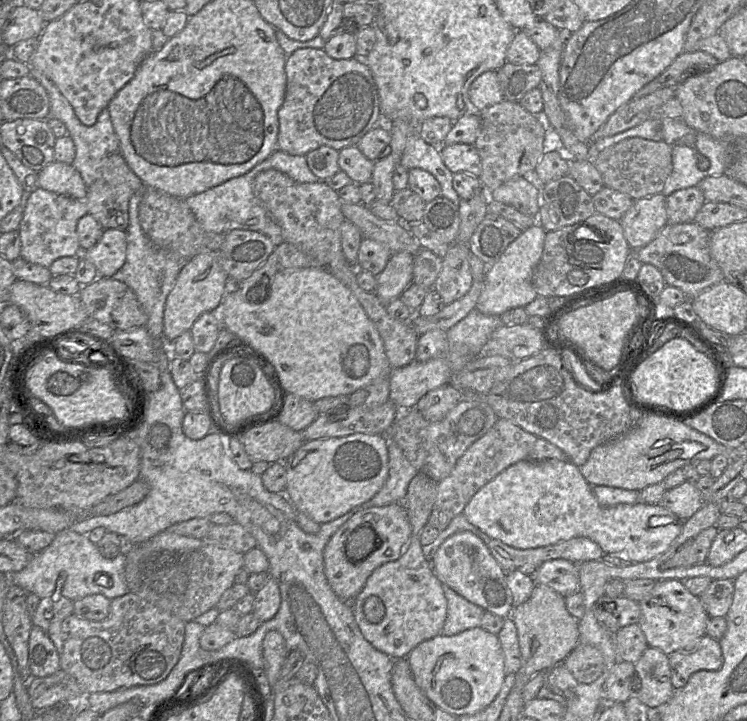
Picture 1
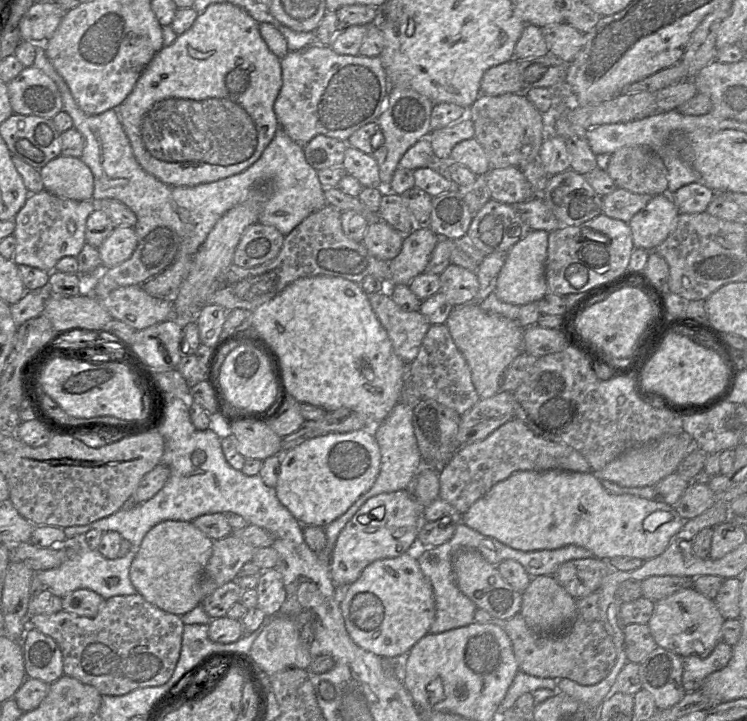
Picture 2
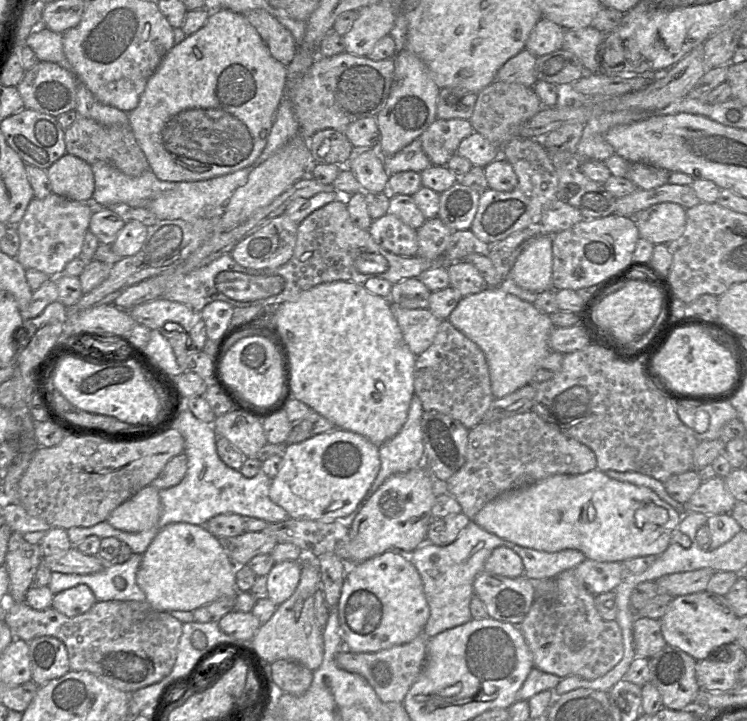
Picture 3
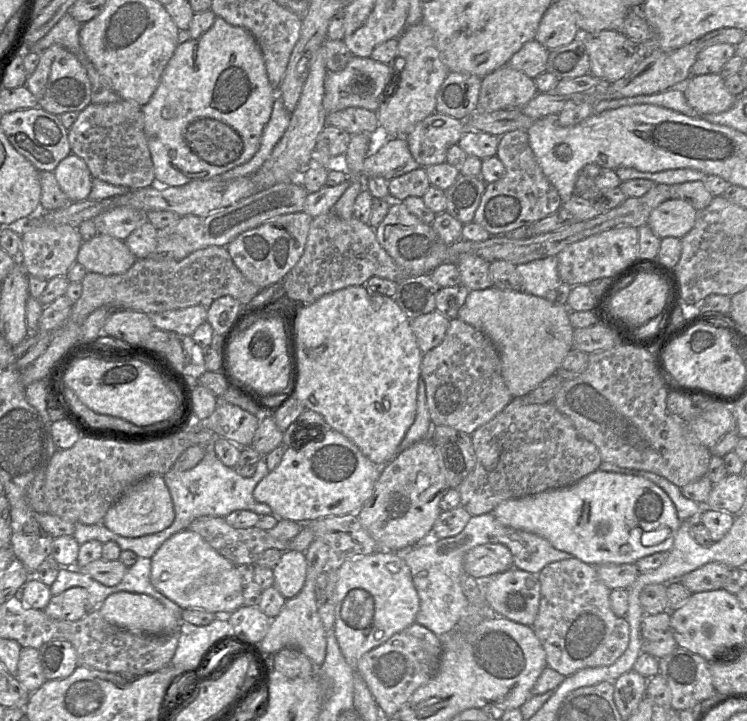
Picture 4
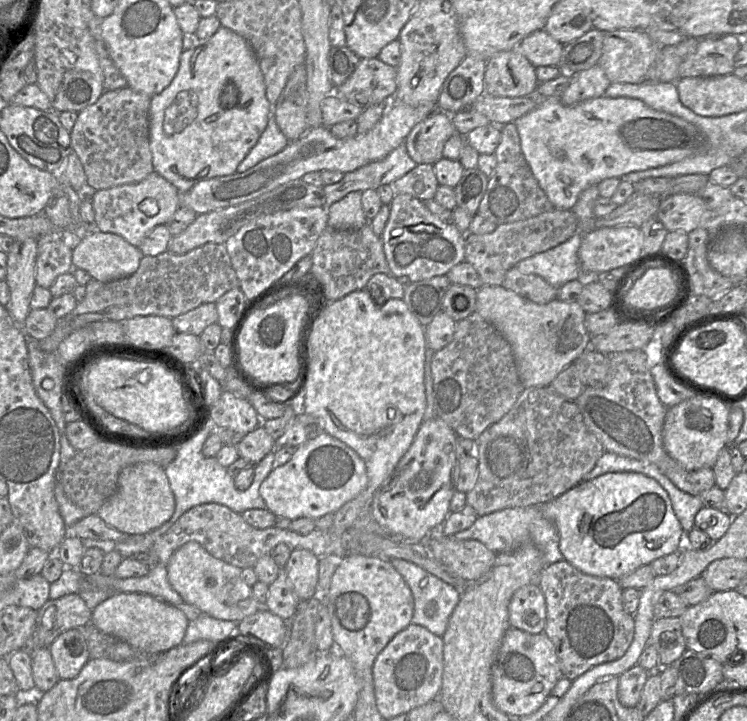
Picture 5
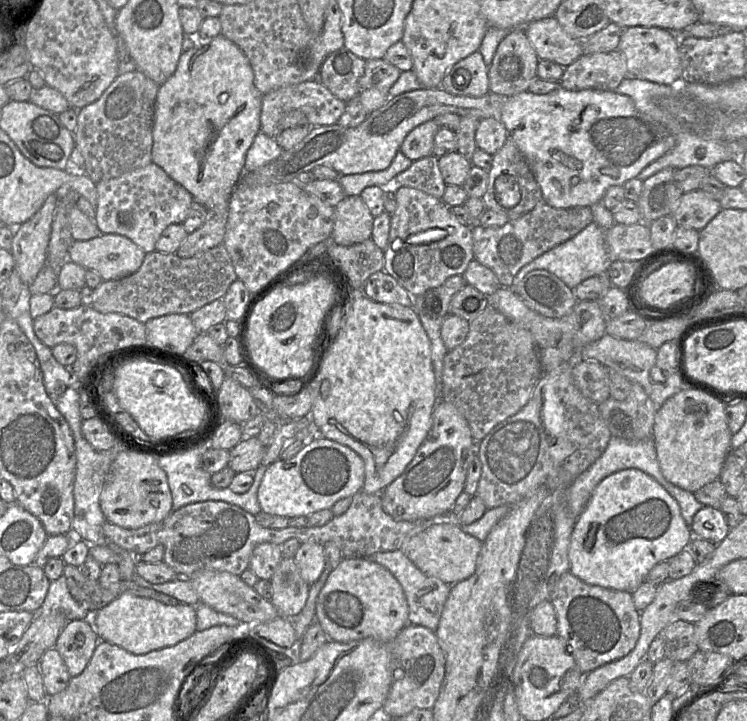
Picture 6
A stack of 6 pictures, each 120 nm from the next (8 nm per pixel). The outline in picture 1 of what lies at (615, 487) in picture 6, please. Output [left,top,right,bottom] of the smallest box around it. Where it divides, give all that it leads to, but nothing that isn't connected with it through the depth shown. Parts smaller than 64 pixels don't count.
[463,459,683,563]

